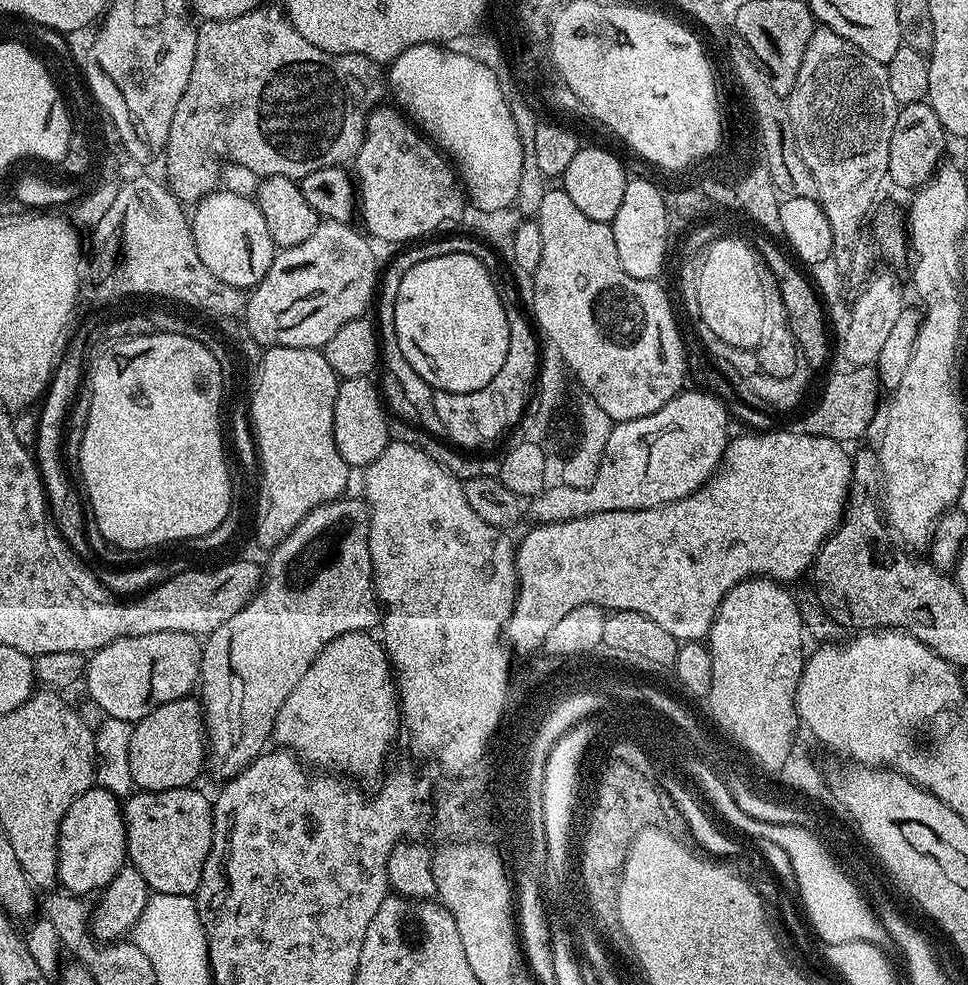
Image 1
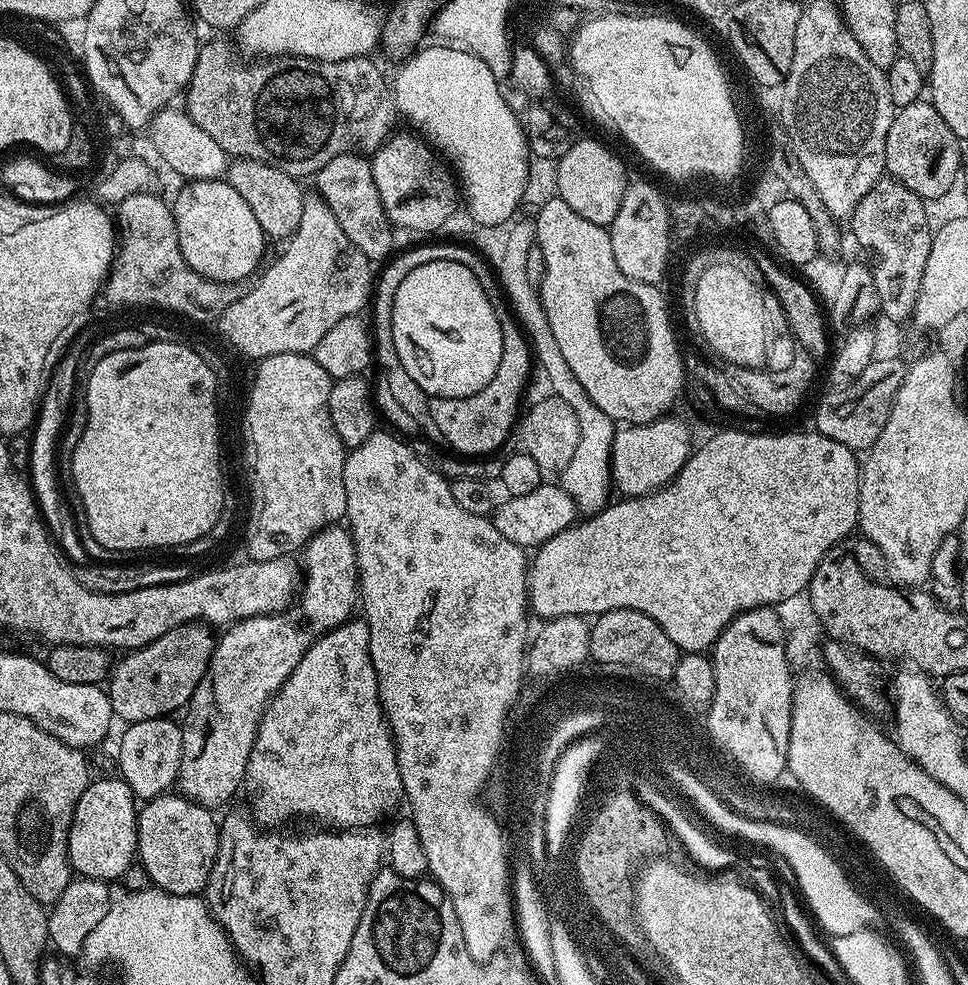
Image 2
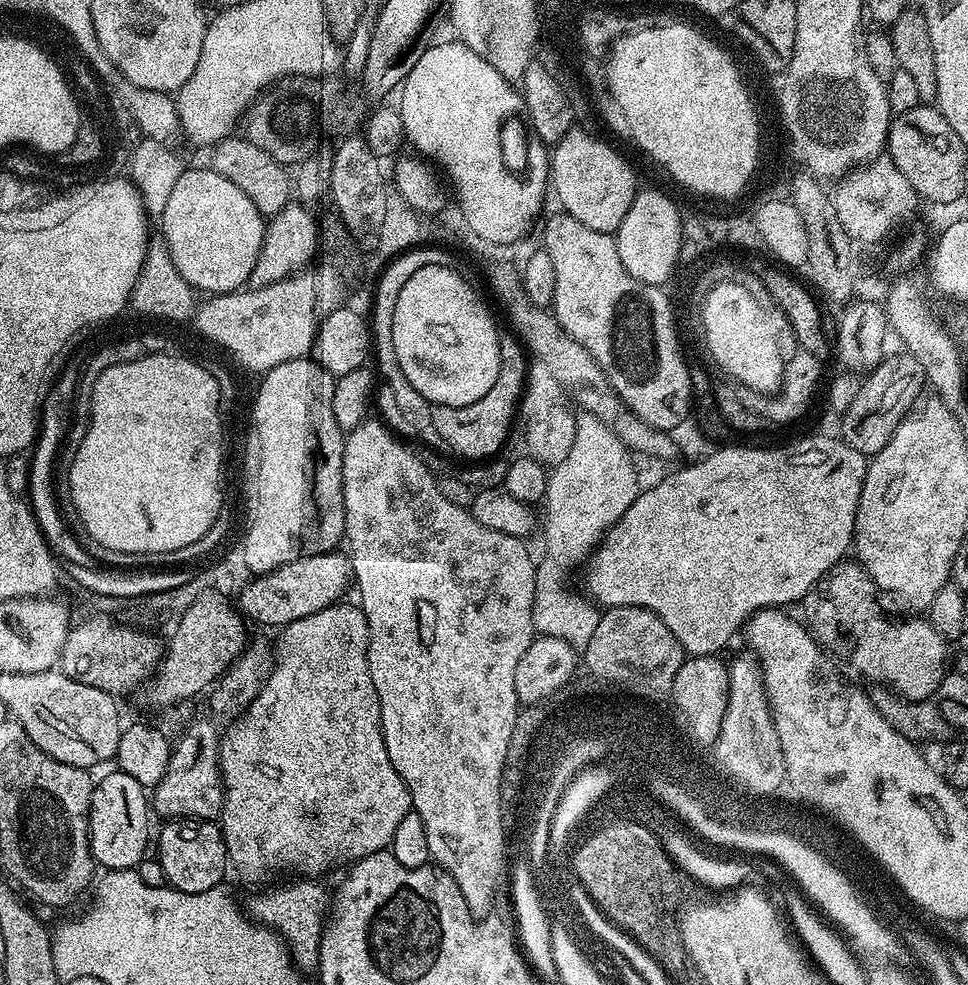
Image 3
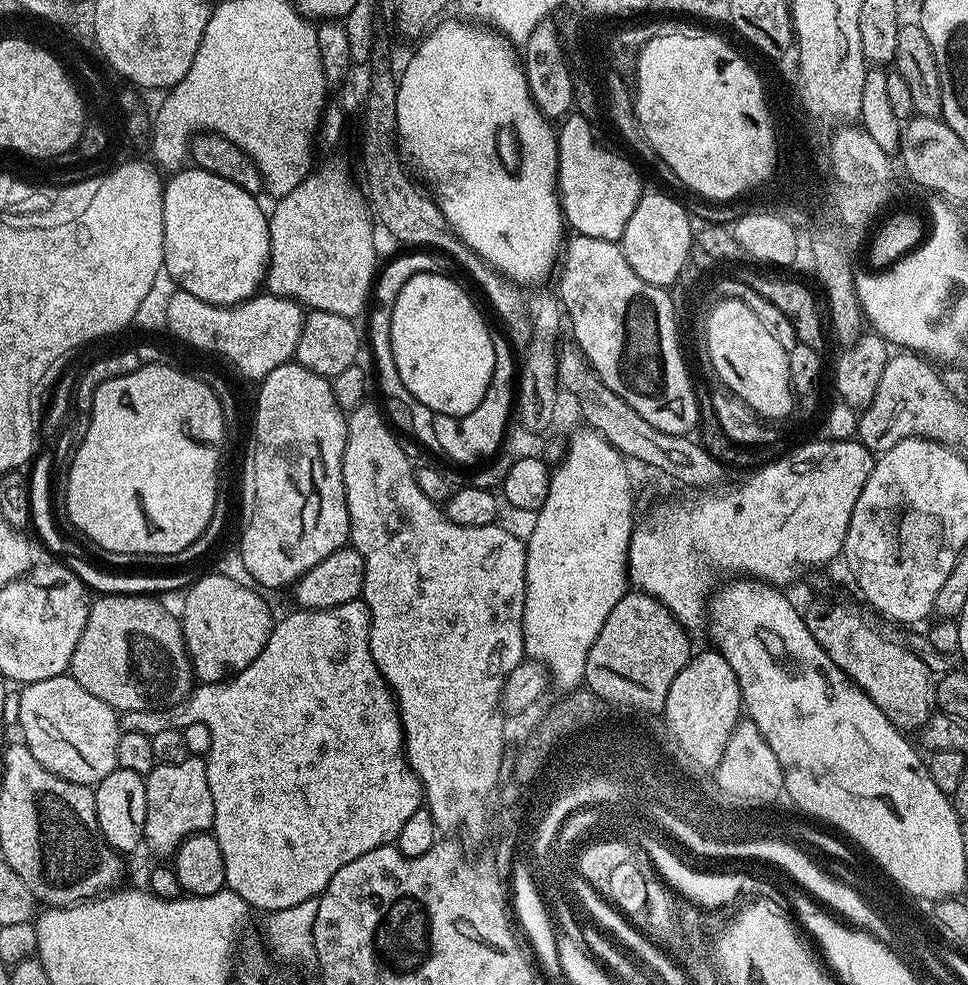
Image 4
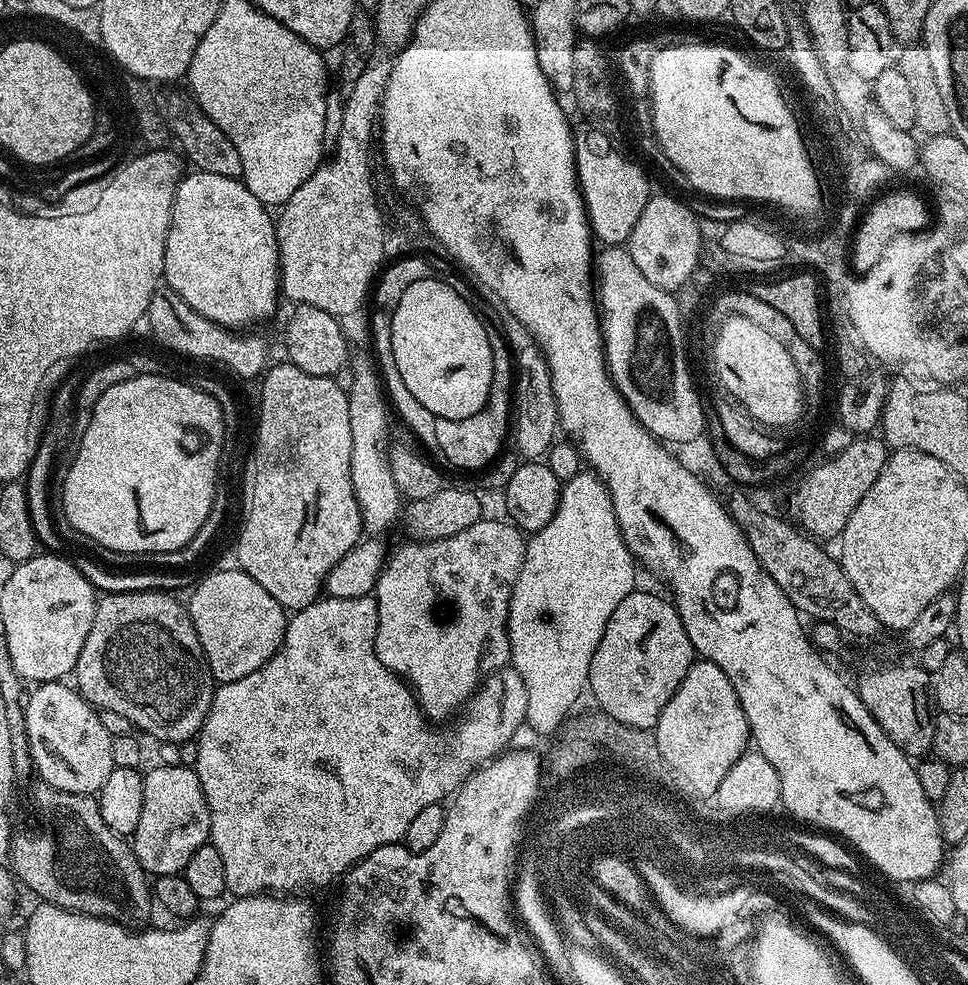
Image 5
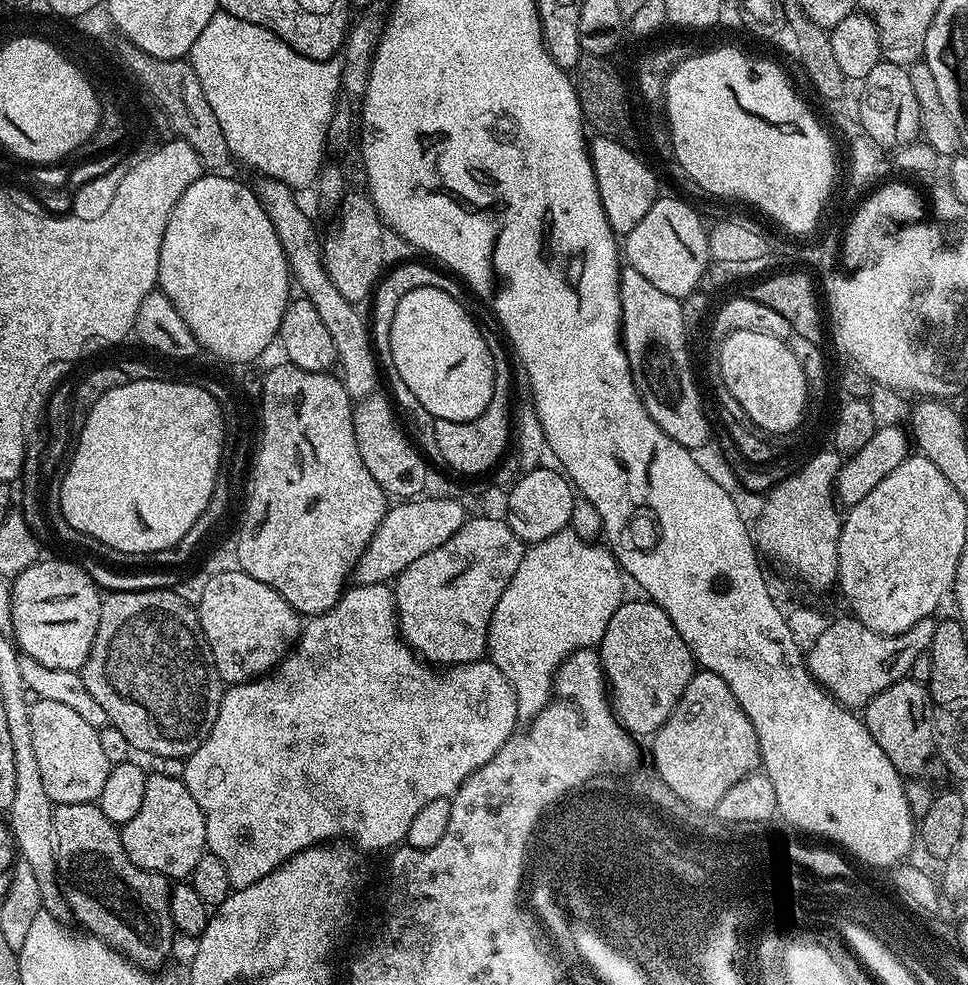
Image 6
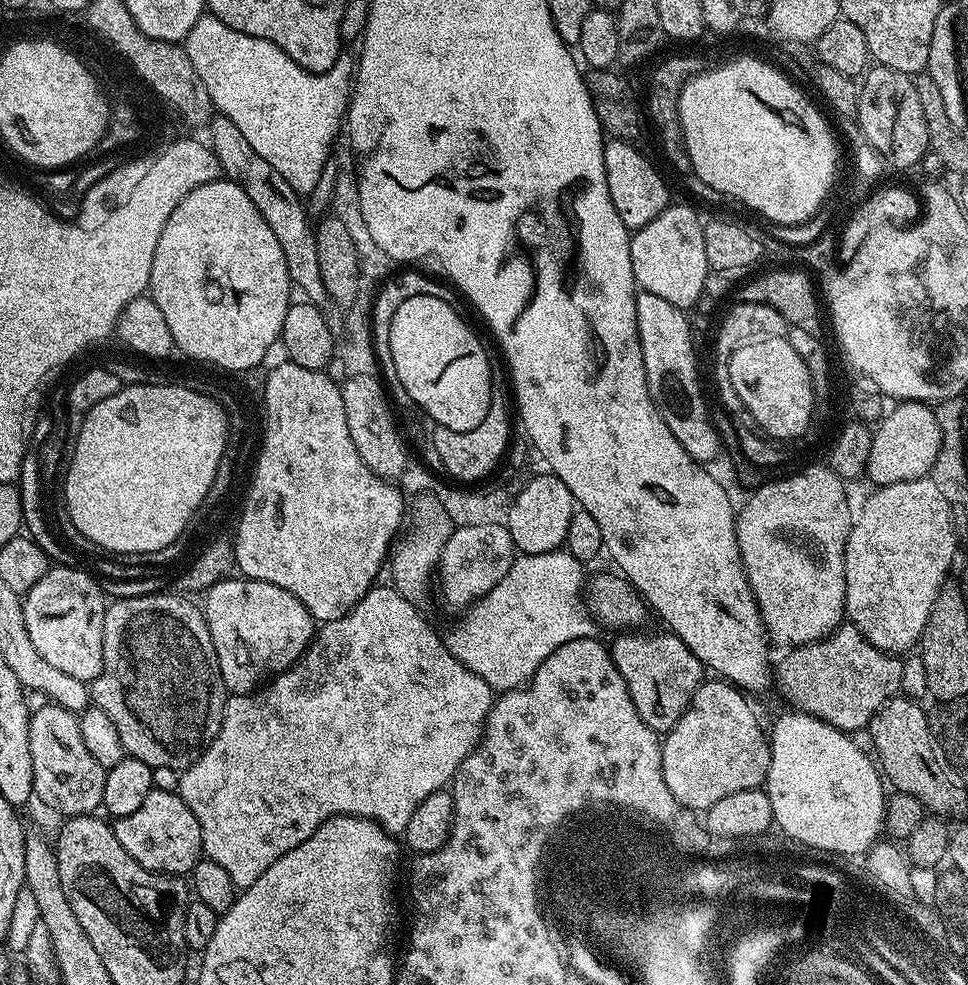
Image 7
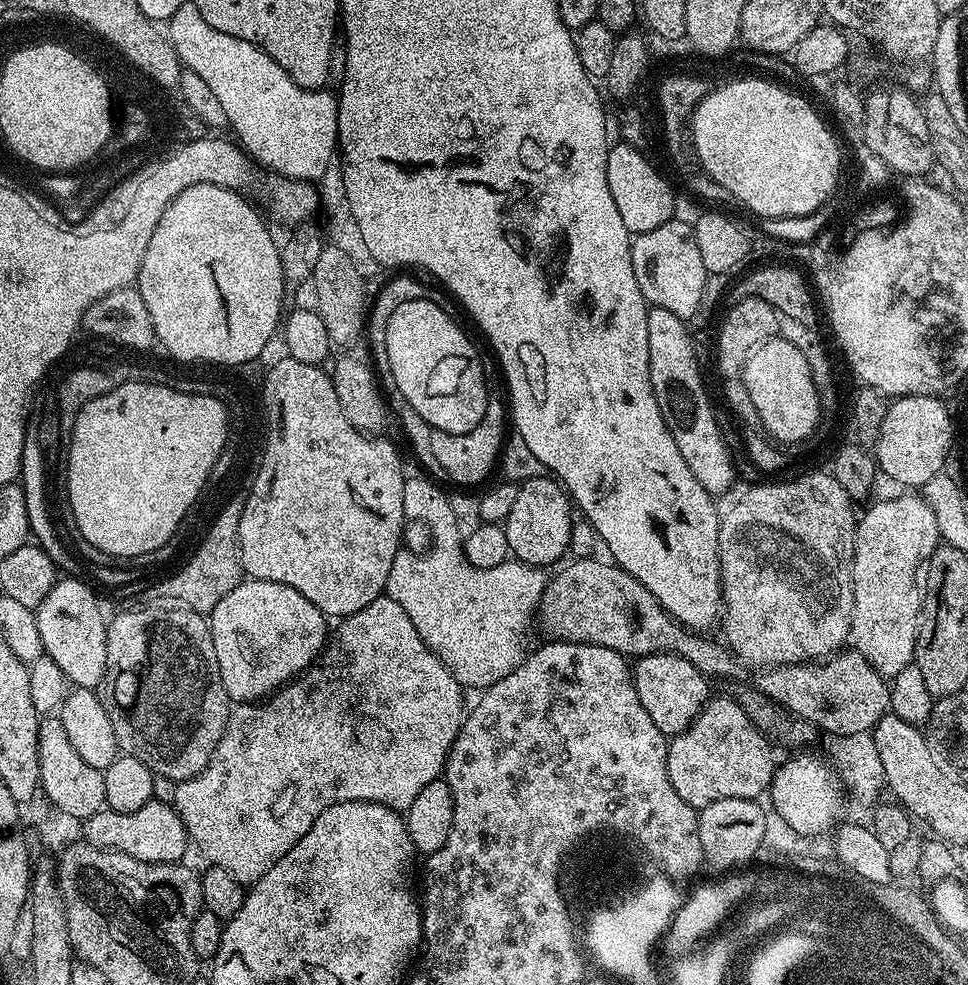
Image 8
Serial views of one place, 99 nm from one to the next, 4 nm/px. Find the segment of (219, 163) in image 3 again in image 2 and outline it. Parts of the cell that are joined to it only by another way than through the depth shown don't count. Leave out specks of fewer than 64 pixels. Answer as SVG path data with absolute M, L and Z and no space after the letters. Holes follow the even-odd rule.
M236 158L228 165L226 179L238 194L246 201L246 206L258 218L258 226L262 226L265 237L281 242L295 236L302 222L302 202L306 195L305 189L300 189L301 181L297 177L286 174L266 162Z

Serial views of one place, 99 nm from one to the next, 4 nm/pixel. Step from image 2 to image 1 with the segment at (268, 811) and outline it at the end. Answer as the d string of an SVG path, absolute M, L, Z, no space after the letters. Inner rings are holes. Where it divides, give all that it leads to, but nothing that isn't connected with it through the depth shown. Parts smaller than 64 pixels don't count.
M371 631L351 632L350 634L342 634L338 638L334 638L334 642L330 642L320 651L318 658L314 658L310 670L306 670L306 674L302 674L298 686L294 686L290 698L286 698L282 710L276 715L276 725L272 731L272 740L275 741L275 743L280 743L277 745L279 745L281 749L293 753L296 759L303 762L305 765L315 766L320 770L339 770L349 777L357 778L356 776L361 776L364 780L372 780L376 775L379 777L381 773L385 771L384 763L386 763L386 765L389 763L390 753L393 751L392 743L395 742L396 735L402 732L402 713L400 711L400 698L396 691L392 665L388 662L388 654L384 650L383 643L381 643L377 637L375 640L372 635L373 633Z

